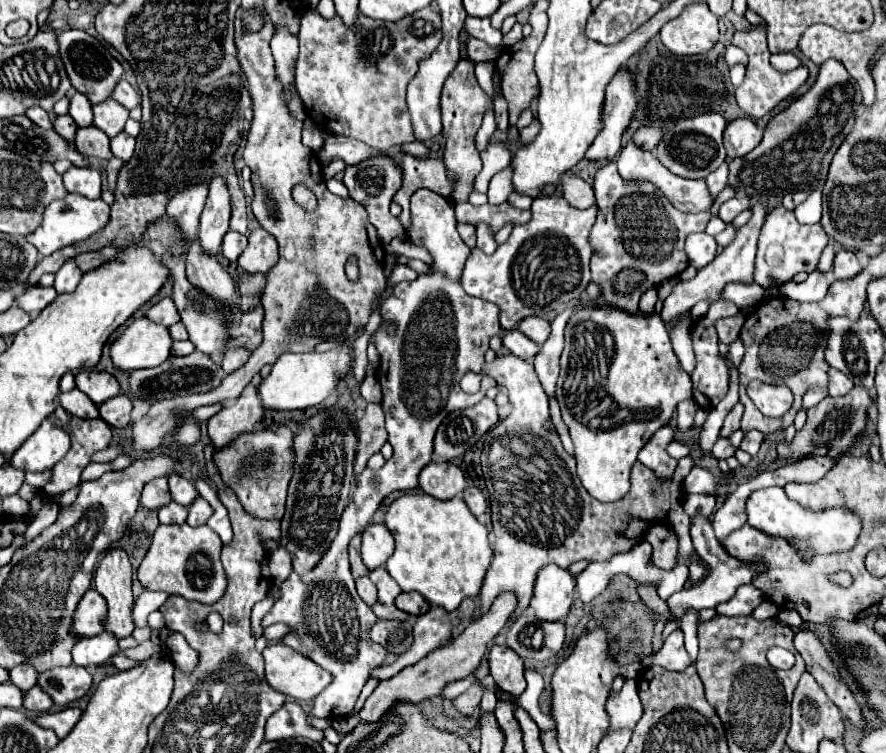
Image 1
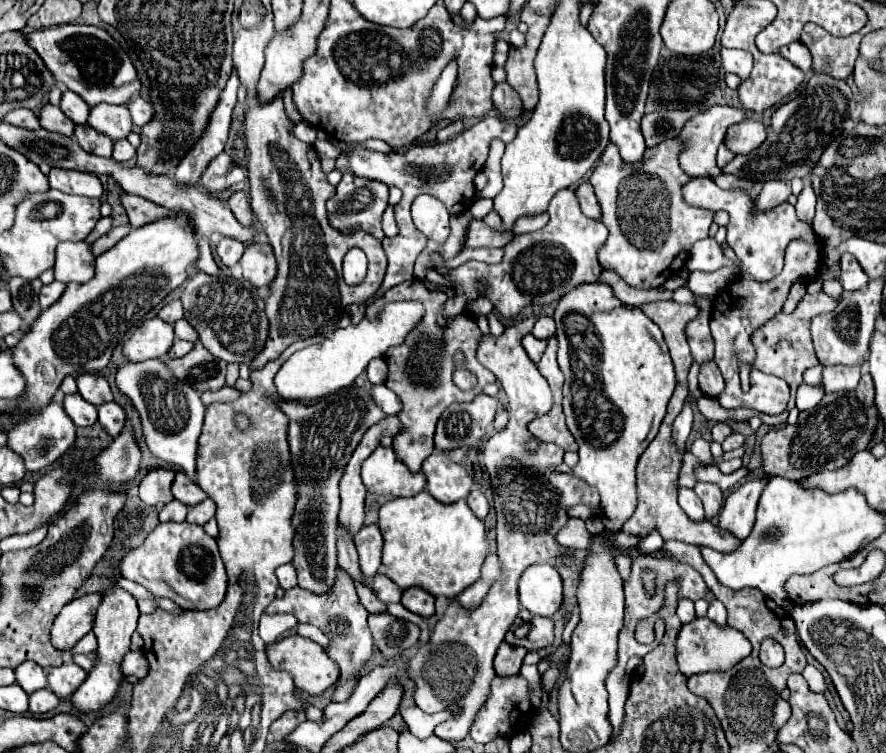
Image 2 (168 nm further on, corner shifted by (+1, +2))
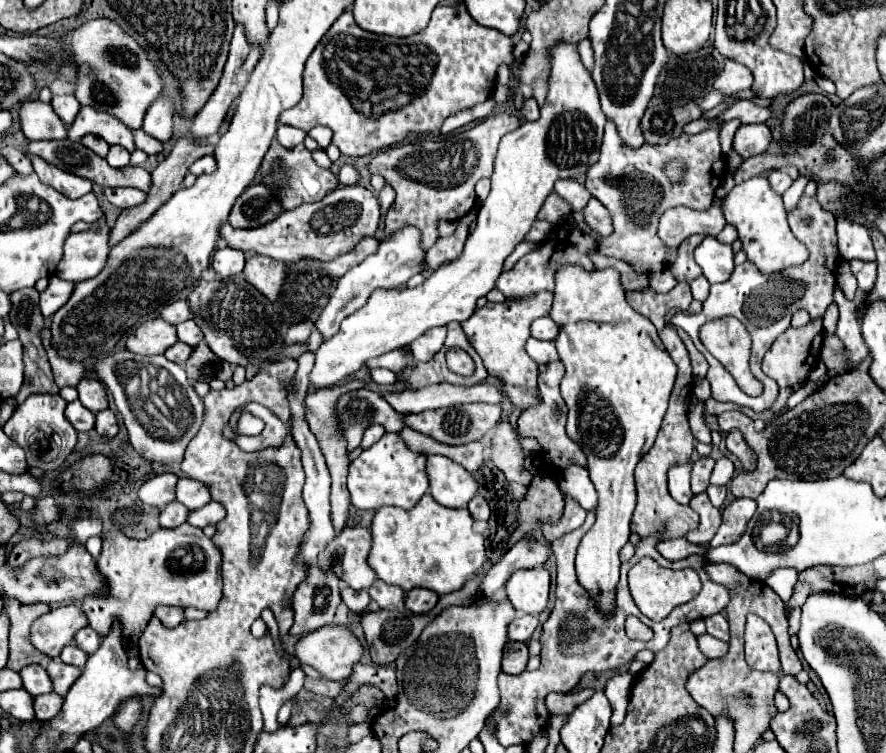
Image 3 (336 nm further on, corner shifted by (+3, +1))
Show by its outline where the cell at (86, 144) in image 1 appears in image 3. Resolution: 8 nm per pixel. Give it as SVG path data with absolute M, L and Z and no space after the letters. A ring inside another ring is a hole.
M85 136L83 140L81 140L81 144L83 146L87 146L89 150L93 150L95 154L99 154L99 156L107 156L107 150L109 150L109 144L105 144L105 140L101 140L101 138L97 138L97 136Z

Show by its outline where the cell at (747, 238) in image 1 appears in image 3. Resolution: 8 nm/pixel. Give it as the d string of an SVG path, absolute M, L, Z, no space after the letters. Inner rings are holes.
M771 170L769 172L769 182L771 182L771 188L779 194L783 194L791 184L793 184L793 178L787 174L787 172L781 172L781 170Z

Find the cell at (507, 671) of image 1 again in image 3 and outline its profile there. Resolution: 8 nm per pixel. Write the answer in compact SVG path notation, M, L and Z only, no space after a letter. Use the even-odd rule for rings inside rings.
M507 642L503 650L503 672L521 674L527 666L529 652L525 642Z

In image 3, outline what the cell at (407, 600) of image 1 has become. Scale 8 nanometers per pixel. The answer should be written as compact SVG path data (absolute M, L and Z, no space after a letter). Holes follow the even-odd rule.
M413 588L407 598L405 598L405 606L415 612L415 614L425 614L429 610L435 608L437 604L437 594L431 592L431 590L425 590L425 588Z

